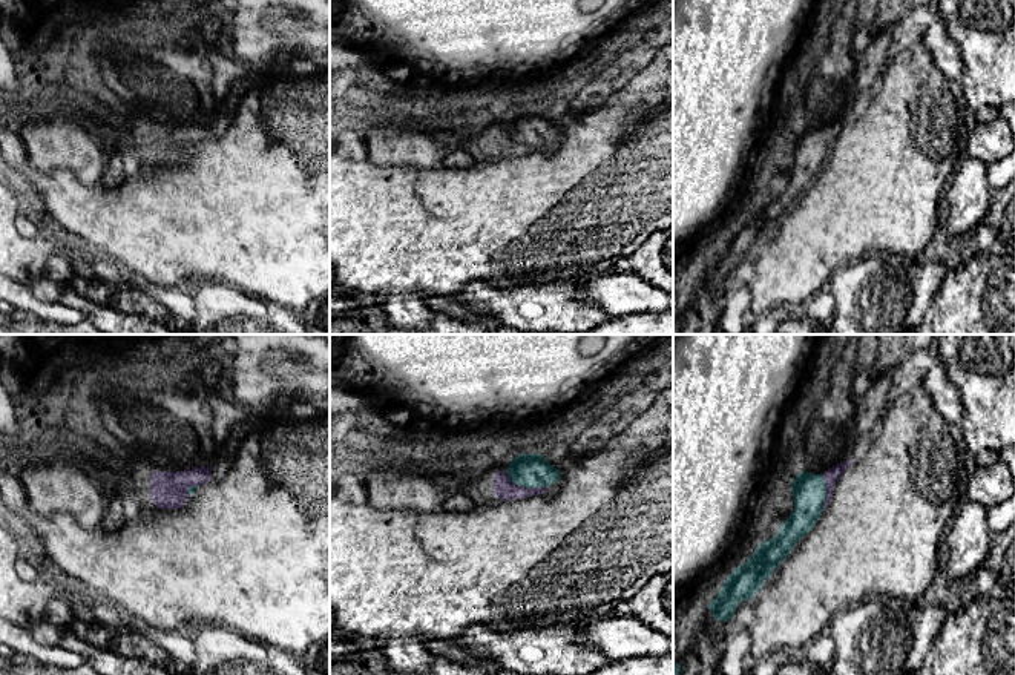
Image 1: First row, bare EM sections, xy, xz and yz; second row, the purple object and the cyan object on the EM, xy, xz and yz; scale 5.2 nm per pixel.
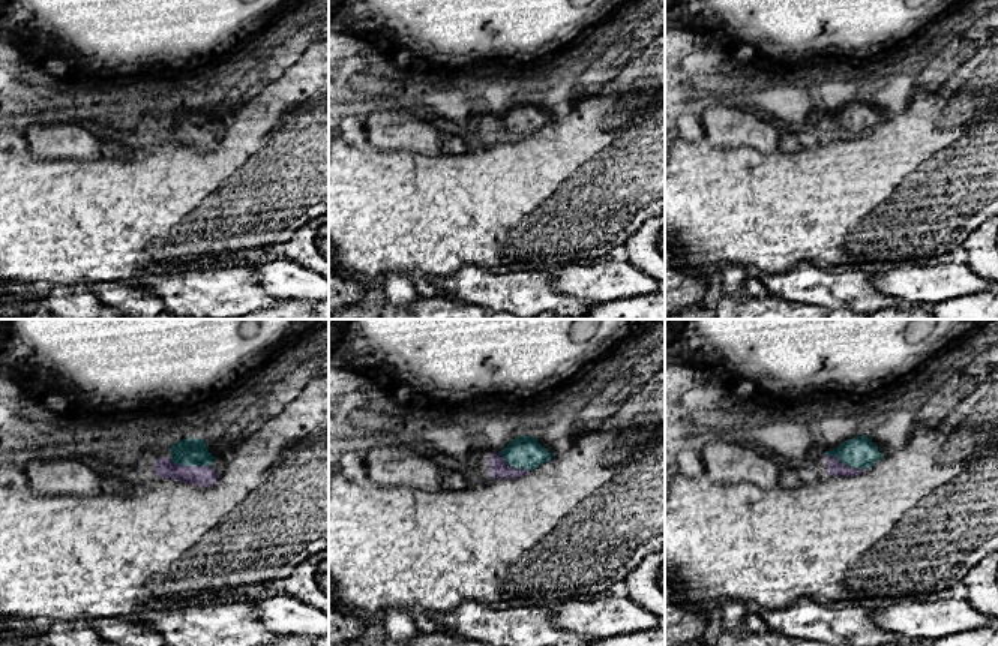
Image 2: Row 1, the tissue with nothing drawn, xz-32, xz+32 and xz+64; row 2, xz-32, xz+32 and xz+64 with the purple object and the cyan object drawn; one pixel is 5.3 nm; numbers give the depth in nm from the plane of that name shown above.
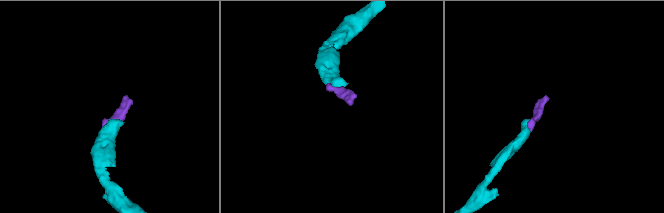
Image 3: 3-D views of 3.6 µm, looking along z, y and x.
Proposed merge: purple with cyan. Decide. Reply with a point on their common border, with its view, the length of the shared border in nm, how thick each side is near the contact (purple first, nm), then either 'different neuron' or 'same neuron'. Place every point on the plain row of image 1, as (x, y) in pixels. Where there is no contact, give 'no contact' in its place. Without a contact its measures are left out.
xz (523, 143) | 240 nm | 110/180 nm | same neuron

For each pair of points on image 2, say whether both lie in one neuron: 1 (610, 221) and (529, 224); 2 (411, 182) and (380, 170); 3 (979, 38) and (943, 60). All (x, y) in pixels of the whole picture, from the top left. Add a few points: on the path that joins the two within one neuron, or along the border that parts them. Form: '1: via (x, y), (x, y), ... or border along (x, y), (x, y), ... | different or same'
1: via (590, 221), (548, 221) | same
2: via (404, 182), (392, 182), (387, 177) | same
3: via (970, 42), (952, 53) | same

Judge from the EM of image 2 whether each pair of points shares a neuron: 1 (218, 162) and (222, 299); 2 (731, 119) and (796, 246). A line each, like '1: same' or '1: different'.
1: different
2: different

